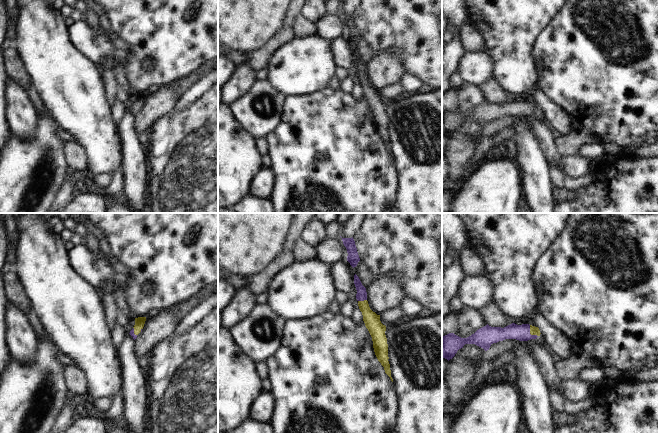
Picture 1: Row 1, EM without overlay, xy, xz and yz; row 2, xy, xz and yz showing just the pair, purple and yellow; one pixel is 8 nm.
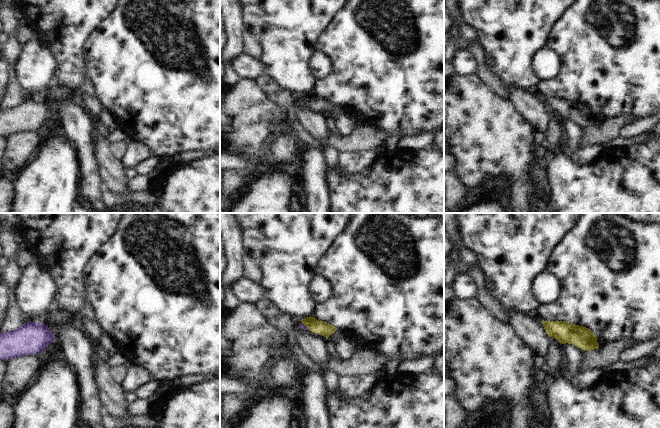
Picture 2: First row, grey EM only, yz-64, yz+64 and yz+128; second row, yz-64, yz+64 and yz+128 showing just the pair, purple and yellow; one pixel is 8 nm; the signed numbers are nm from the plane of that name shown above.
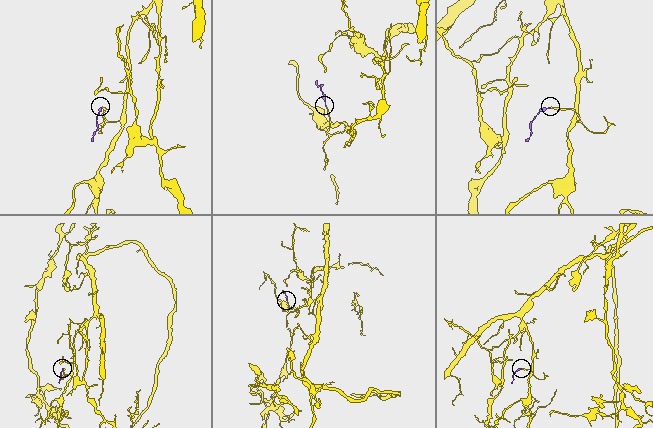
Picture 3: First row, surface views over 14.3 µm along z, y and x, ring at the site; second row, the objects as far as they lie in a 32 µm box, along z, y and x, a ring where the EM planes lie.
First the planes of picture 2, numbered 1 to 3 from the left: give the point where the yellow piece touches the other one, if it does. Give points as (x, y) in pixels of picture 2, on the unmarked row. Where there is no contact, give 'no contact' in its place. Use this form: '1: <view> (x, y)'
1: no contact
2: yz+64 (306, 103)
3: no contact

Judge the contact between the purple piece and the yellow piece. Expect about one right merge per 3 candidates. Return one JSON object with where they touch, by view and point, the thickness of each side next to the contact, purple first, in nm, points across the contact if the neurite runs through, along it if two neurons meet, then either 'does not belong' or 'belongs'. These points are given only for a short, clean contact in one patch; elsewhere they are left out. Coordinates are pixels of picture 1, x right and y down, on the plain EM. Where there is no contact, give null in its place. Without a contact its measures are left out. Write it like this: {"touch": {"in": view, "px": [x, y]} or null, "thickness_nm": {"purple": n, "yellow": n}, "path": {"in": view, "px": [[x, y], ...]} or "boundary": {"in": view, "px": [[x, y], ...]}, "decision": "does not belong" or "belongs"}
{"touch": {"in": "yz", "px": [529, 109]}, "thickness_nm": {"purple": 130, "yellow": 70}, "path": {"in": "yz", "px": [[513, 107], [529, 109], [534, 106]]}, "decision": "belongs"}

